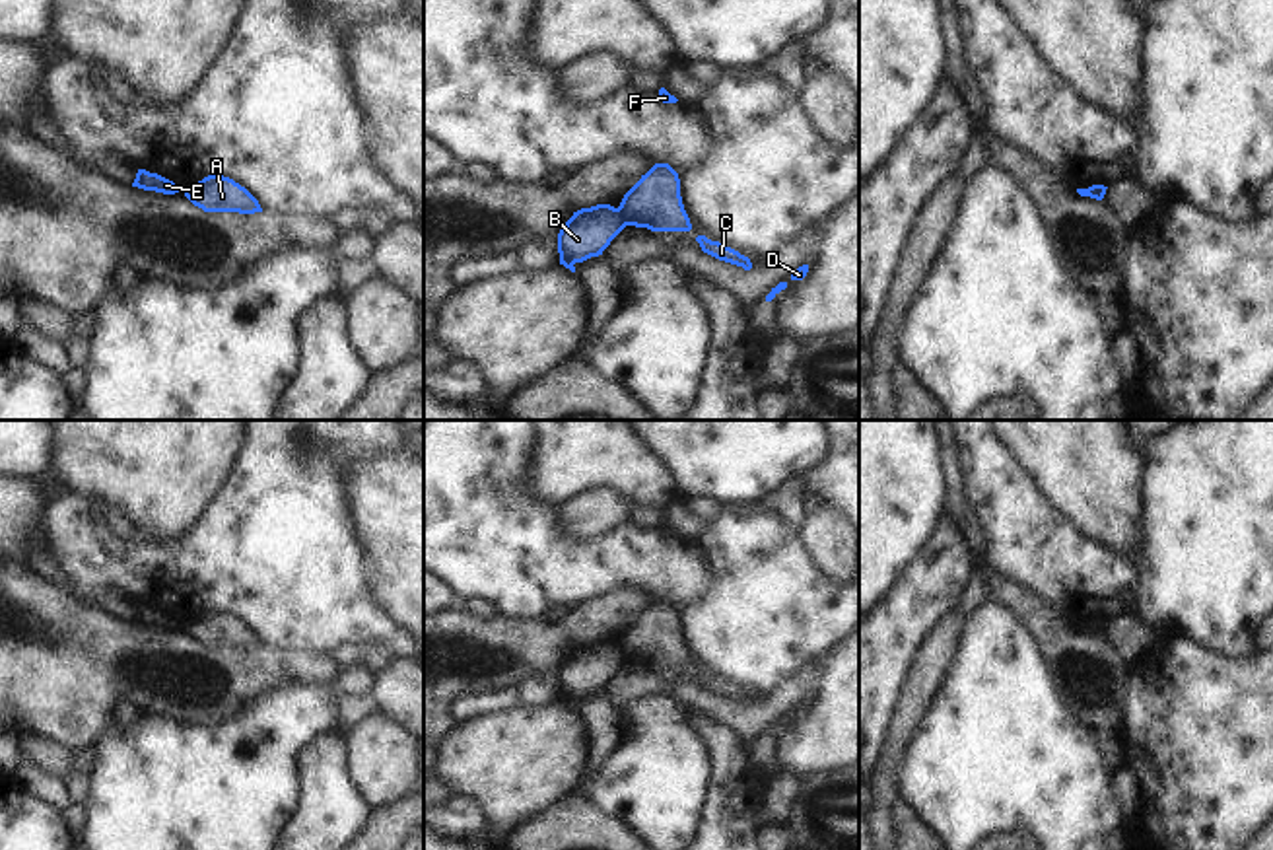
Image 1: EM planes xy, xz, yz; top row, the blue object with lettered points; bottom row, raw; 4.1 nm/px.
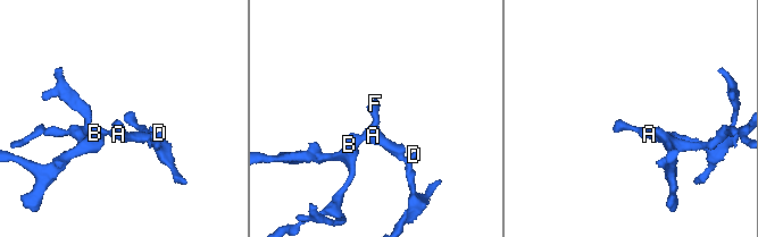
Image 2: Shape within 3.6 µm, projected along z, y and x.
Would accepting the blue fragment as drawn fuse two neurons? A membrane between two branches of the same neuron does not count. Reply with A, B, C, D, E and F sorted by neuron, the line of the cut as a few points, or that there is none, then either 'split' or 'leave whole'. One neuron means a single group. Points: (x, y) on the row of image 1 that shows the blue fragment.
A C D F / B E; cut in xz along (619, 207), (628, 224); split

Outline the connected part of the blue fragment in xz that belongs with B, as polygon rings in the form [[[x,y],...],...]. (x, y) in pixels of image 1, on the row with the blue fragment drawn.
[[[597,204],[581,208],[558,233],[560,265],[575,272],[575,263],[602,255],[610,241],[628,226],[620,208]]]

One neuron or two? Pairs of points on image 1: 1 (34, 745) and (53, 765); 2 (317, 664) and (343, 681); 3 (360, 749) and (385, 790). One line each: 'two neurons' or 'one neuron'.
1: one neuron
2: two neurons
3: one neuron

